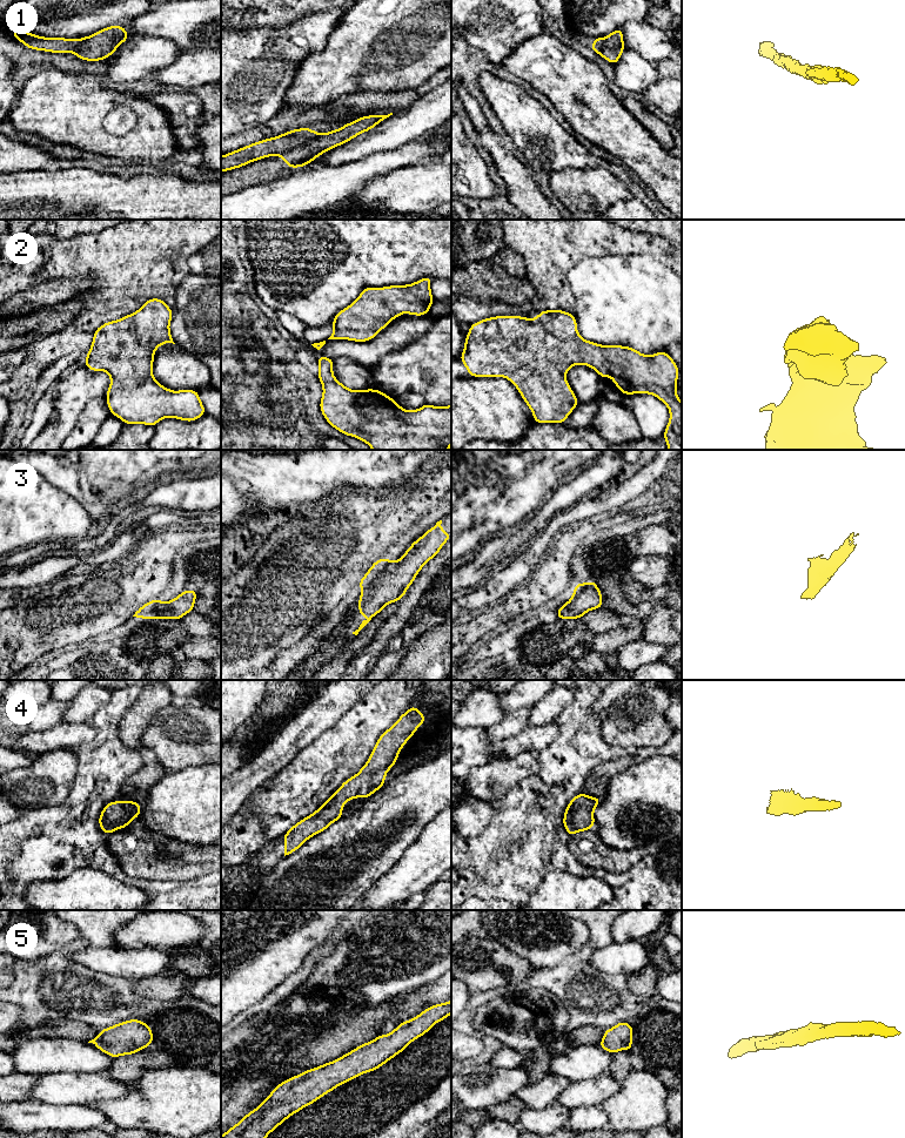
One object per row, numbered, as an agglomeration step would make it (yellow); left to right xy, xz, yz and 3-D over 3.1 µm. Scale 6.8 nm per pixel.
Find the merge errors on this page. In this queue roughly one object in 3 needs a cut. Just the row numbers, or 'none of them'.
1

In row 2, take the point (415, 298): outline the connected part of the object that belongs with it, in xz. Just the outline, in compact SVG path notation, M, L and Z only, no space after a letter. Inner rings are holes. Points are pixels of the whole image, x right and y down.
M431 277L405 285L367 287L361 295L333 318L333 334L328 339L367 342L393 319L407 312L414 316L429 314L434 303Z

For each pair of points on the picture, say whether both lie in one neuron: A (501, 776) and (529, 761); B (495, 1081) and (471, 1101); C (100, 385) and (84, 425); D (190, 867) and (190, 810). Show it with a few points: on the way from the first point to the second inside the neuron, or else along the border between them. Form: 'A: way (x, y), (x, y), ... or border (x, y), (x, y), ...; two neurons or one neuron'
A: way (508, 773), (522, 765); one neuron
B: way (489, 1085), (477, 1095); one neuron
C: border (105, 398), (93, 398), (76, 421); two neurons
D: border (163, 836), (176, 839), (181, 842), (208, 844); two neurons

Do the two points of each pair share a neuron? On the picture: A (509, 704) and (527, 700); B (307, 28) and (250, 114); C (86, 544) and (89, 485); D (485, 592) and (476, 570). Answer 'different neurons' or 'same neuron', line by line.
A: same neuron
B: same neuron
C: different neurons
D: different neurons

